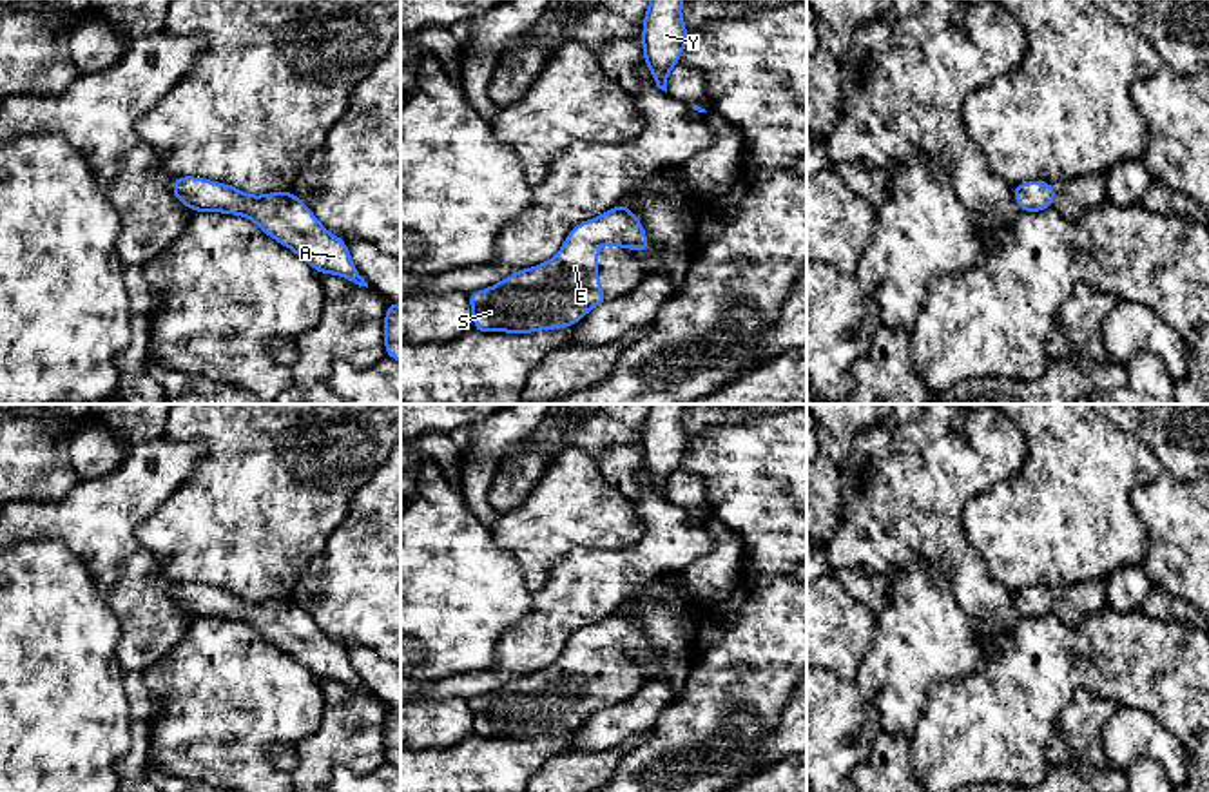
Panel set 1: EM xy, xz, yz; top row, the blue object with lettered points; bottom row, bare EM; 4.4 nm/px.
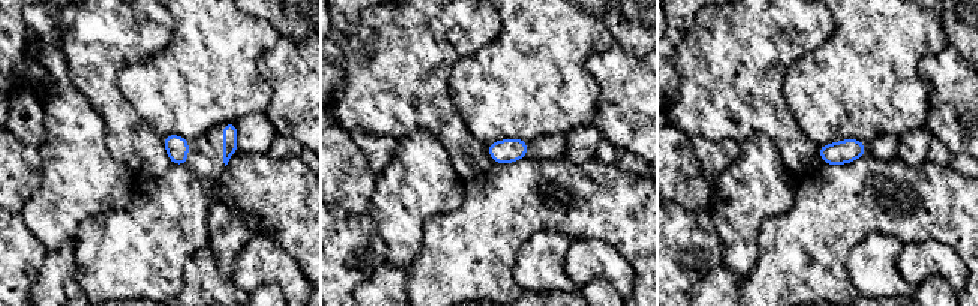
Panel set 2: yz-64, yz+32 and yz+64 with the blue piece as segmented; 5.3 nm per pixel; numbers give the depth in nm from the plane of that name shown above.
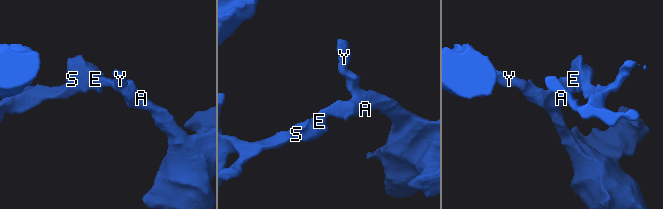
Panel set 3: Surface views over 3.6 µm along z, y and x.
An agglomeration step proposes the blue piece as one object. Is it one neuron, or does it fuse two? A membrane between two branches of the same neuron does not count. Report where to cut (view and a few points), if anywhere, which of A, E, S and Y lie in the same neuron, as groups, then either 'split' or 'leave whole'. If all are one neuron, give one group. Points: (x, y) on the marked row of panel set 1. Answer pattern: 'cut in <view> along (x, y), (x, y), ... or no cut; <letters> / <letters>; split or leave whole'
no cut; A E S Y; leave whole

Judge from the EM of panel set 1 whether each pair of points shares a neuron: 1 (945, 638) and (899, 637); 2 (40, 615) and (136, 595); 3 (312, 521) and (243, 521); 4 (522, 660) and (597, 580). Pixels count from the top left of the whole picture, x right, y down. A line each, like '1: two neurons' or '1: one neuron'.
1: one neuron
2: two neurons
3: one neuron
4: one neuron

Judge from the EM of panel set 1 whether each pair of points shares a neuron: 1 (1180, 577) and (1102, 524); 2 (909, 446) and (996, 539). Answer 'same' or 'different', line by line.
1: different
2: different

